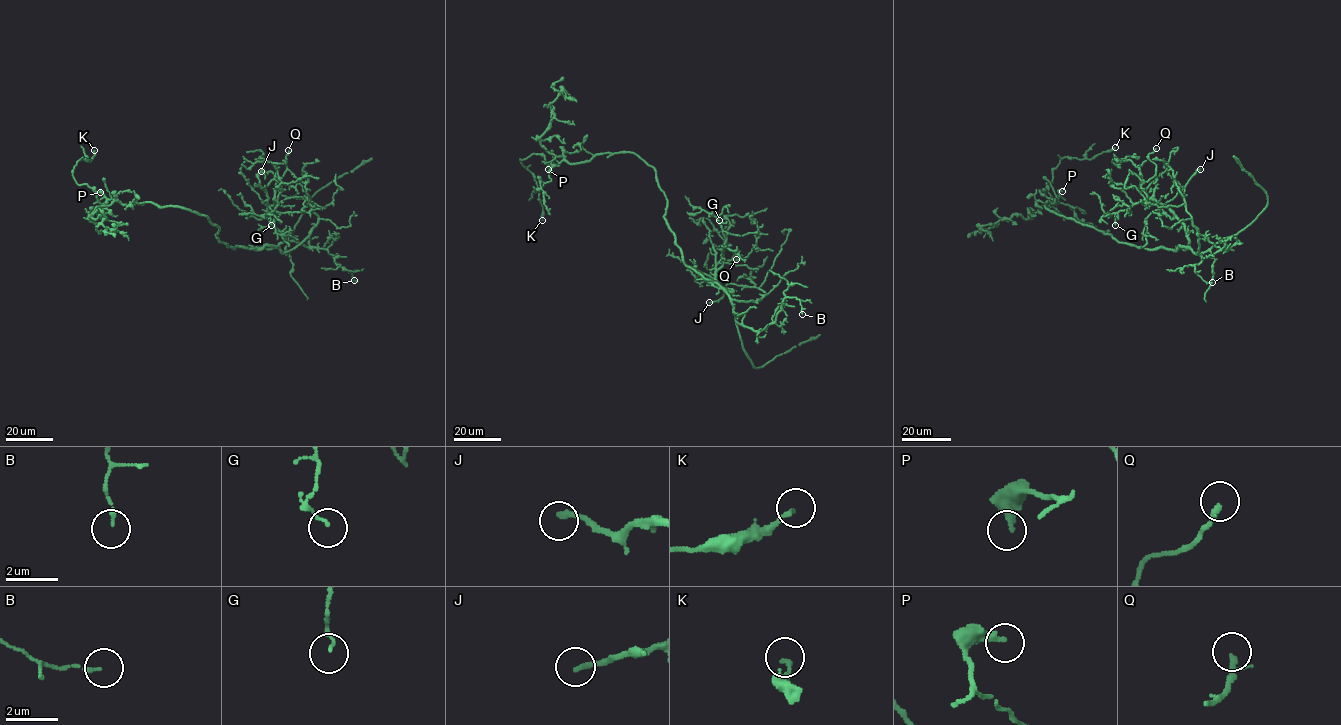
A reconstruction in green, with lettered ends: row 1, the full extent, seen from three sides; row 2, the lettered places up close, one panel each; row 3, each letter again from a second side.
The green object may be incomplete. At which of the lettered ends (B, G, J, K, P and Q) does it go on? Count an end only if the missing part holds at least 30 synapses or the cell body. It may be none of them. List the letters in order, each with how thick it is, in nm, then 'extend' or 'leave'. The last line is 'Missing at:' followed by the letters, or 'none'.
B: calibre 150 nm; leave
G: calibre 100 nm; leave
J: calibre 220 nm; leave
K: calibre 150 nm; leave
P: calibre 340 nm; leave
Q: calibre 200 nm; leave
Missing at: none

